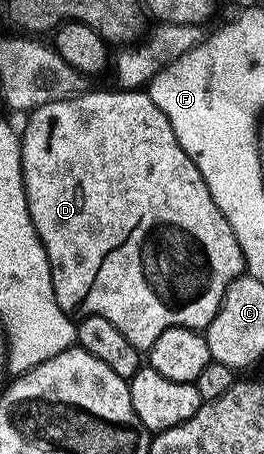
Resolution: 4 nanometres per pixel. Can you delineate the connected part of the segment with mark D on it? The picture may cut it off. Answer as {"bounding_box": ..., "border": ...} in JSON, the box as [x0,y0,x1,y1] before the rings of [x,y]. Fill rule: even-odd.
{"bounding_box":[20,90,245,353],"border":[[[89,90],[82,96],[76,96],[72,100],[54,102],[50,106],[42,106],[36,112],[27,117],[28,125],[22,128],[20,153],[22,154],[22,166],[24,167],[24,189],[28,199],[30,218],[40,235],[40,241],[48,252],[50,266],[52,267],[52,281],[54,282],[54,294],[58,298],[58,306],[67,316],[80,318],[85,316],[97,316],[106,318],[126,334],[126,339],[141,352],[151,353],[154,342],[166,334],[171,328],[194,328],[207,330],[210,322],[218,318],[218,310],[226,298],[226,290],[237,278],[245,275],[244,251],[238,246],[238,238],[226,222],[222,210],[218,210],[218,202],[210,194],[198,166],[182,150],[178,138],[174,134],[174,126],[154,106],[151,95],[144,90],[115,90],[116,92],[95,92]]]}

